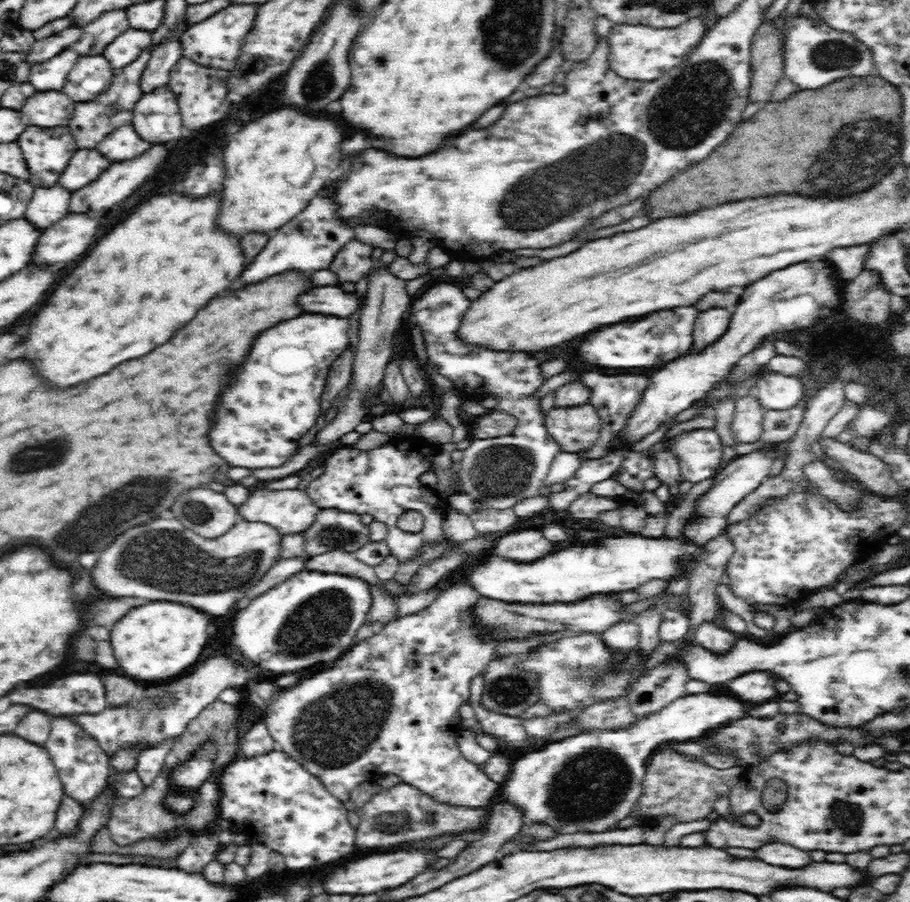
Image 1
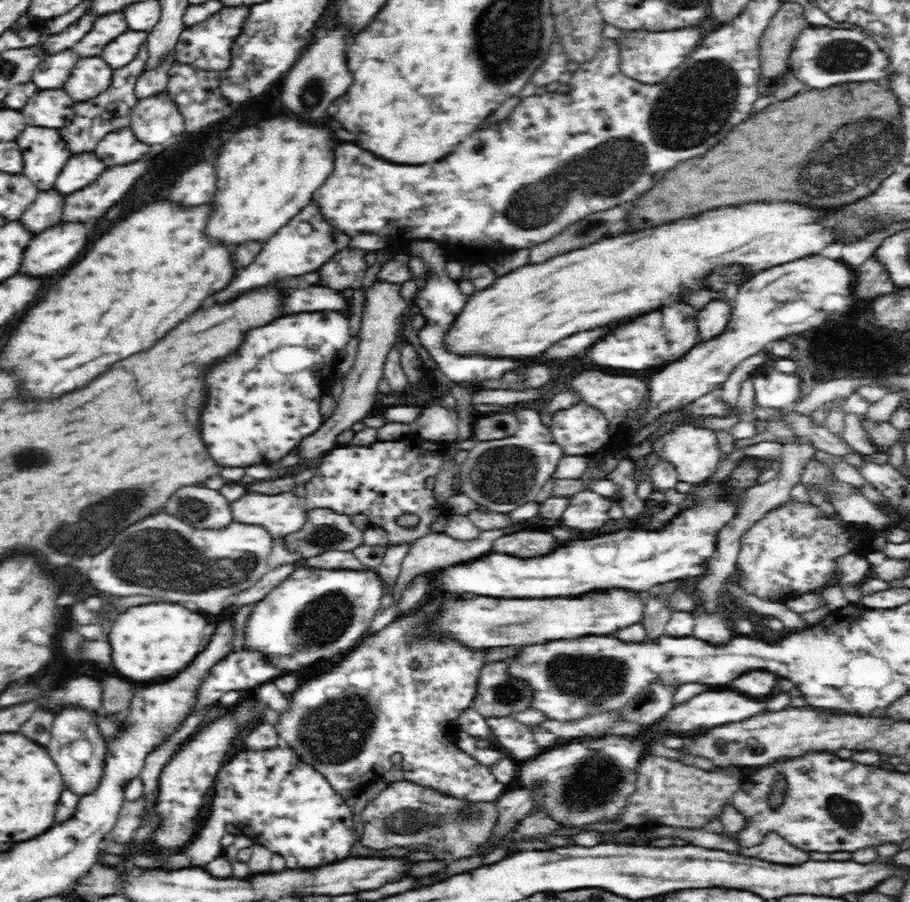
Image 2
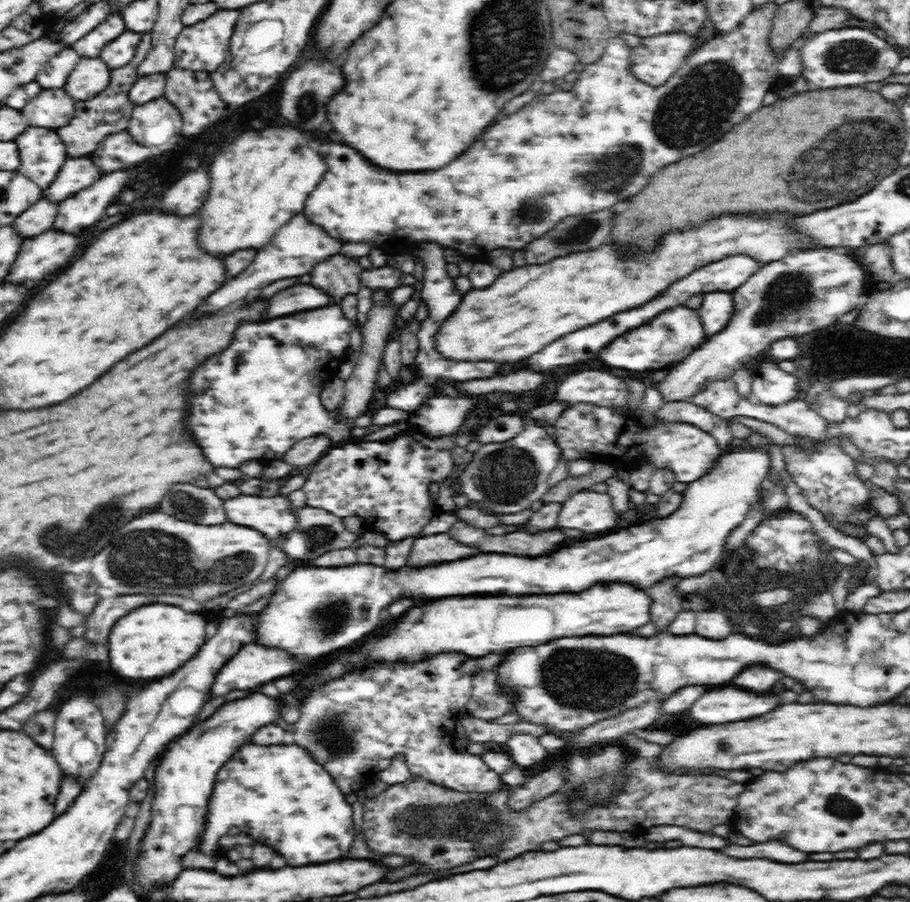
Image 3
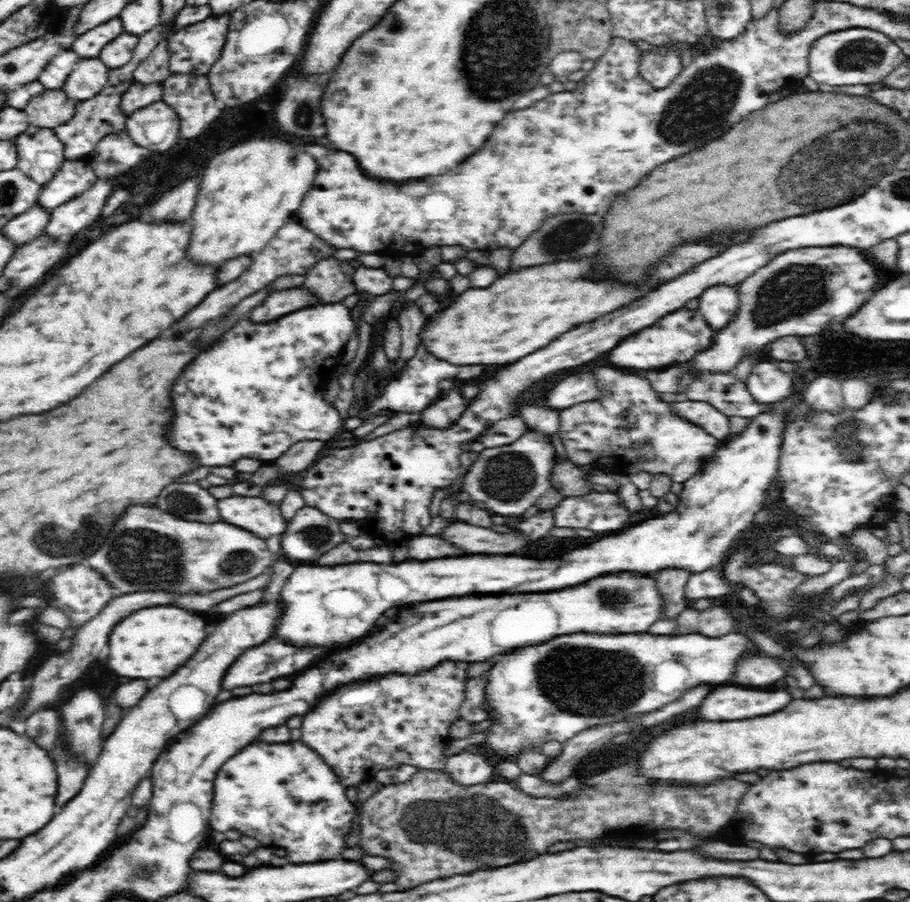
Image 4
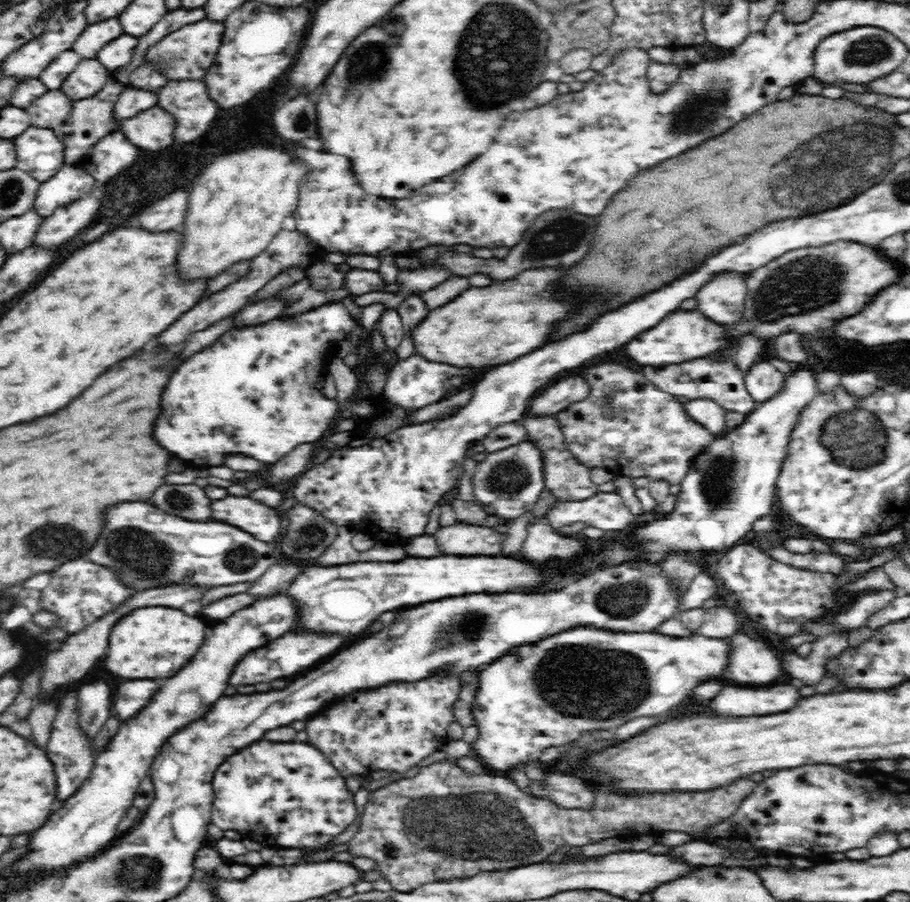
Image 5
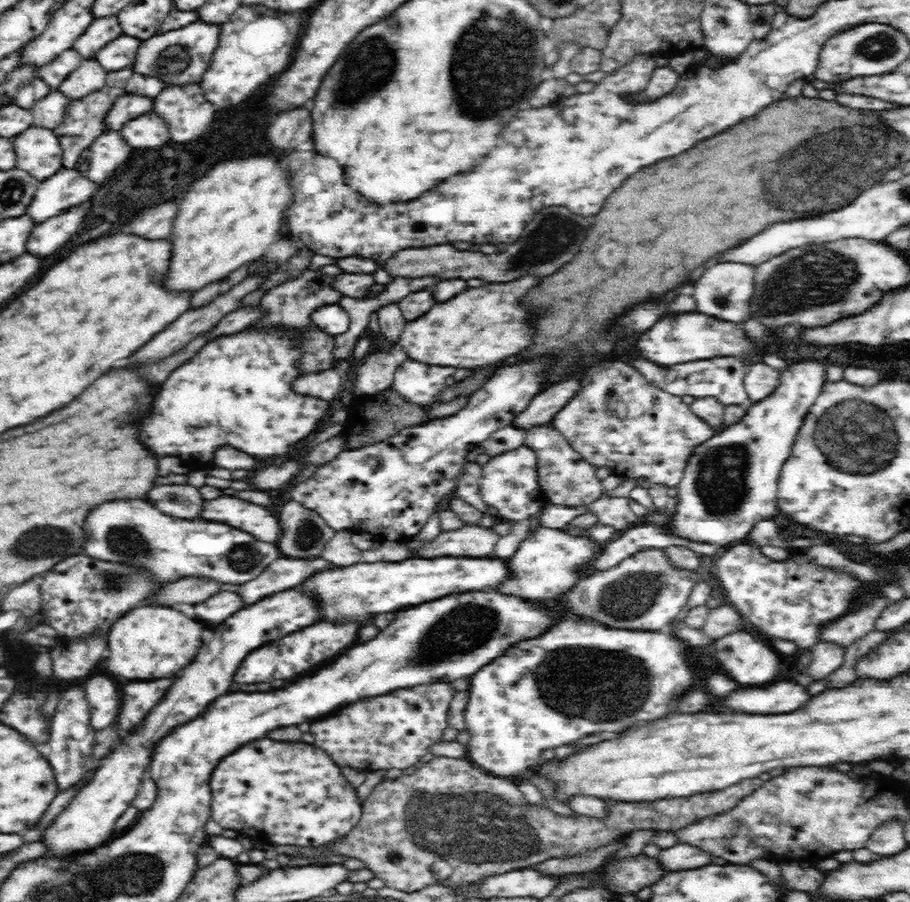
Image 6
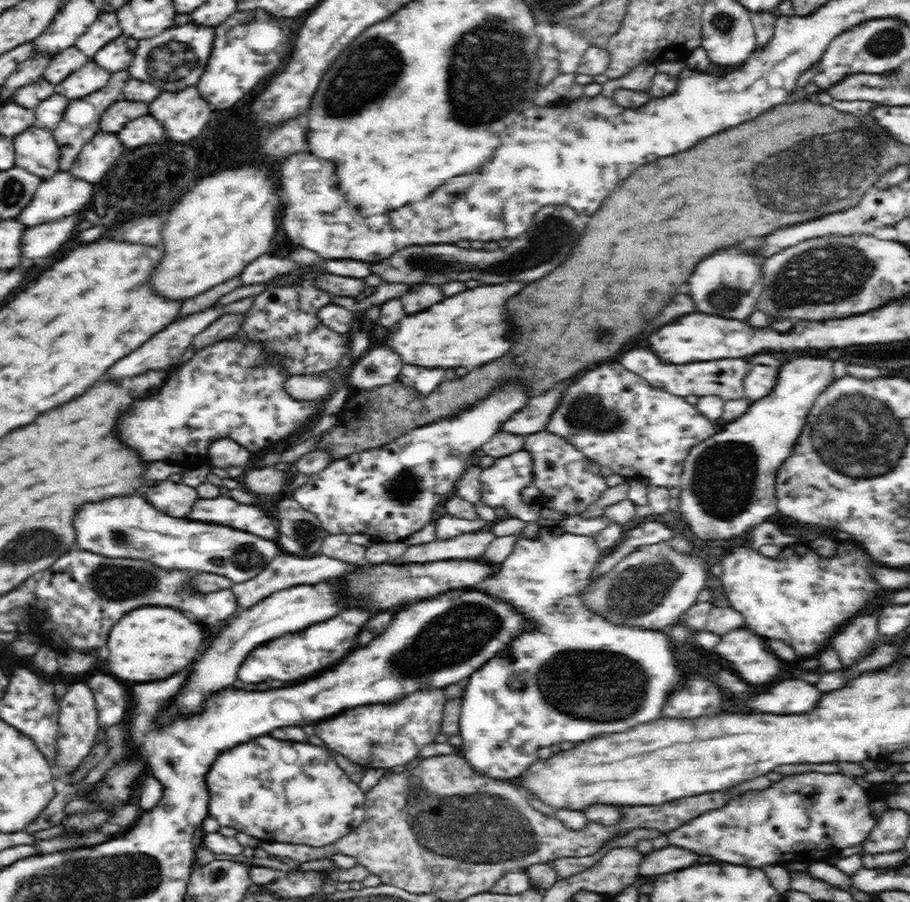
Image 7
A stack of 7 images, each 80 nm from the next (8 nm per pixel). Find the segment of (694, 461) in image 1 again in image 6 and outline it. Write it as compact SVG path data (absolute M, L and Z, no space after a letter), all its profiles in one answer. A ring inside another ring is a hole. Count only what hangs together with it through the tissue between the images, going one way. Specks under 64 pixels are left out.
M604 362L590 368L582 374L580 382L586 382L580 384L582 392L576 392L568 399L568 404L558 411L550 426L566 438L582 459L595 467L606 466L622 478L646 478L653 484L677 486L692 449L716 434L715 428L696 415L691 406L682 401L682 397L652 386L624 362Z

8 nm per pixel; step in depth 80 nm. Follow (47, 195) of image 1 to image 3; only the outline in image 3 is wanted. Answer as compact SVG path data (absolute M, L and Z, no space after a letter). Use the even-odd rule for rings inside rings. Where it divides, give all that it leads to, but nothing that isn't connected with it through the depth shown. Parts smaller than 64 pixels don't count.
M42 198L38 204L28 208L26 212L22 212L12 222L12 228L20 238L34 238L52 226L56 216L56 203L50 204L44 200L45 198Z

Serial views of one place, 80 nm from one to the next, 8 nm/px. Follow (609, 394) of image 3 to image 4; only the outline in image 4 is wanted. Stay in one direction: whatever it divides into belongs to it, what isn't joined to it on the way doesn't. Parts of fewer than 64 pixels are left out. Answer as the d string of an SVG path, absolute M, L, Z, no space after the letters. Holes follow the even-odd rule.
M578 374L578 376L570 376L570 378L558 382L548 392L548 396L542 400L542 408L561 411L572 404L580 404L598 397L599 388L592 376Z

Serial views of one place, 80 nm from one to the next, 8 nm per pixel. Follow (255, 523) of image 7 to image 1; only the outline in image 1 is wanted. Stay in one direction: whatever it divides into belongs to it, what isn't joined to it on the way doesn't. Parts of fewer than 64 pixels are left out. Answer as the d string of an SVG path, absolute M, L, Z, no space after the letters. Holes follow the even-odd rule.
M256 490L236 510L246 522L270 524L280 536L286 536L308 528L320 508L308 498L305 491Z

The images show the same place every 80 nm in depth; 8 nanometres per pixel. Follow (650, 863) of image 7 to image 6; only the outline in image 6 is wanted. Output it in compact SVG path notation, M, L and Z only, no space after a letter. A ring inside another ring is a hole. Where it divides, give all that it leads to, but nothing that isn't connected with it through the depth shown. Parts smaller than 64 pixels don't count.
M676 844L672 848L664 848L656 860L660 870L664 872L698 868L700 864L710 864L710 856L702 854L698 848L692 848L688 844Z

